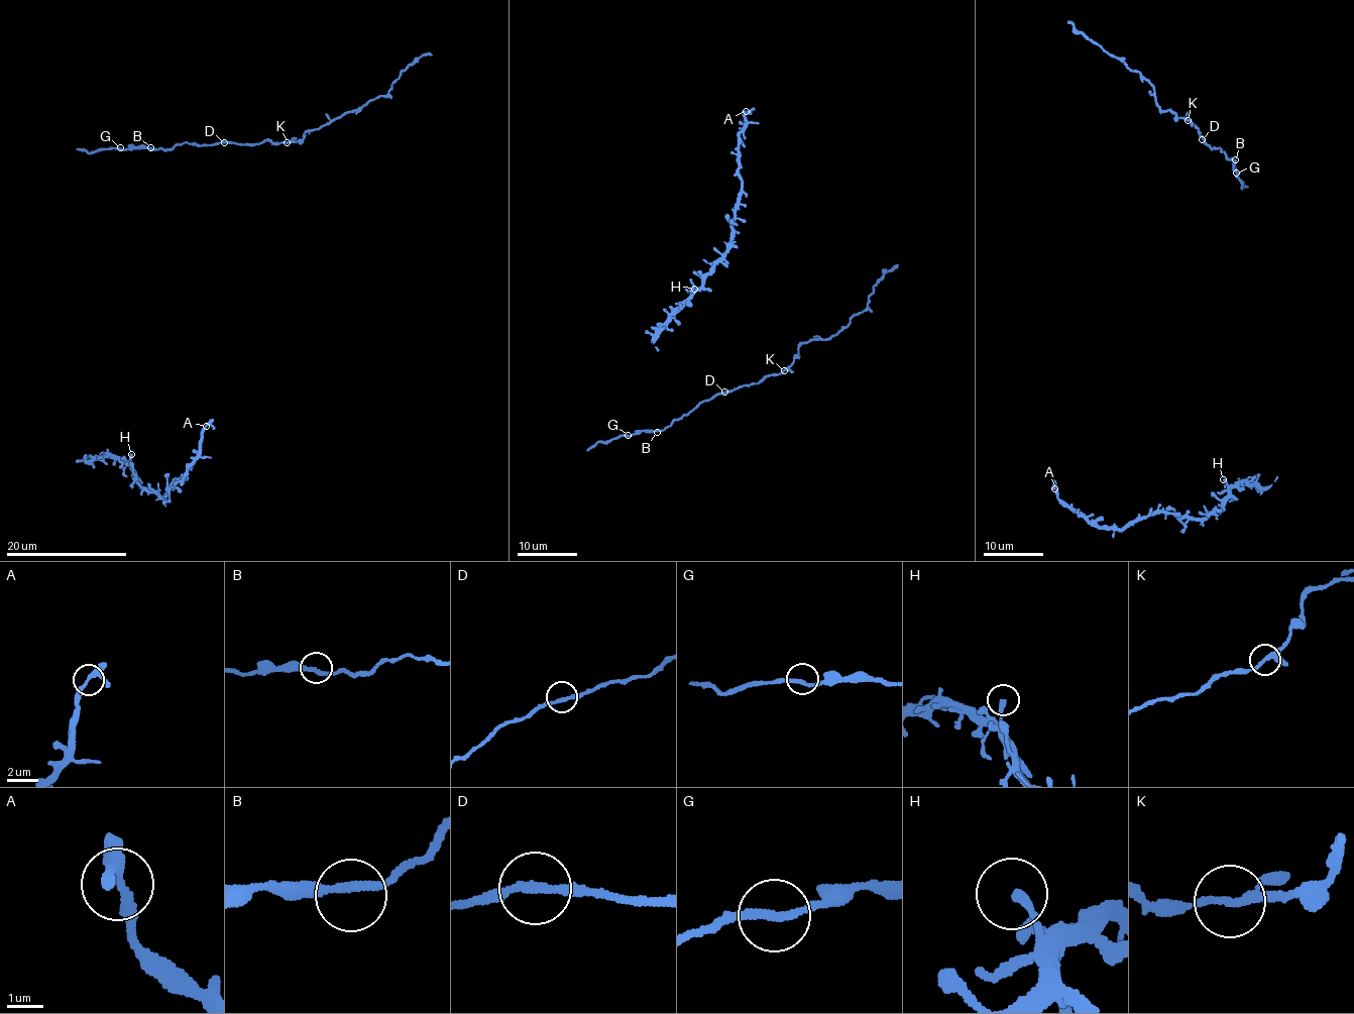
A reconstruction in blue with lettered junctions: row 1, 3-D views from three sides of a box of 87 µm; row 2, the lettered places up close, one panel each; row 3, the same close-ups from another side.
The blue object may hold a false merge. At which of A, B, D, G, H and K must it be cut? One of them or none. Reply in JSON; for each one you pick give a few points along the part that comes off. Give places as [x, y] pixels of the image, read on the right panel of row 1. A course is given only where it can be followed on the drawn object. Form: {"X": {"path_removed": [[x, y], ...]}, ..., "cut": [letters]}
{"K": {"path_removed": [[1189, 120], [1160, 109], [1151, 82], [1067, 22]]}, "cut": ["K"]}

